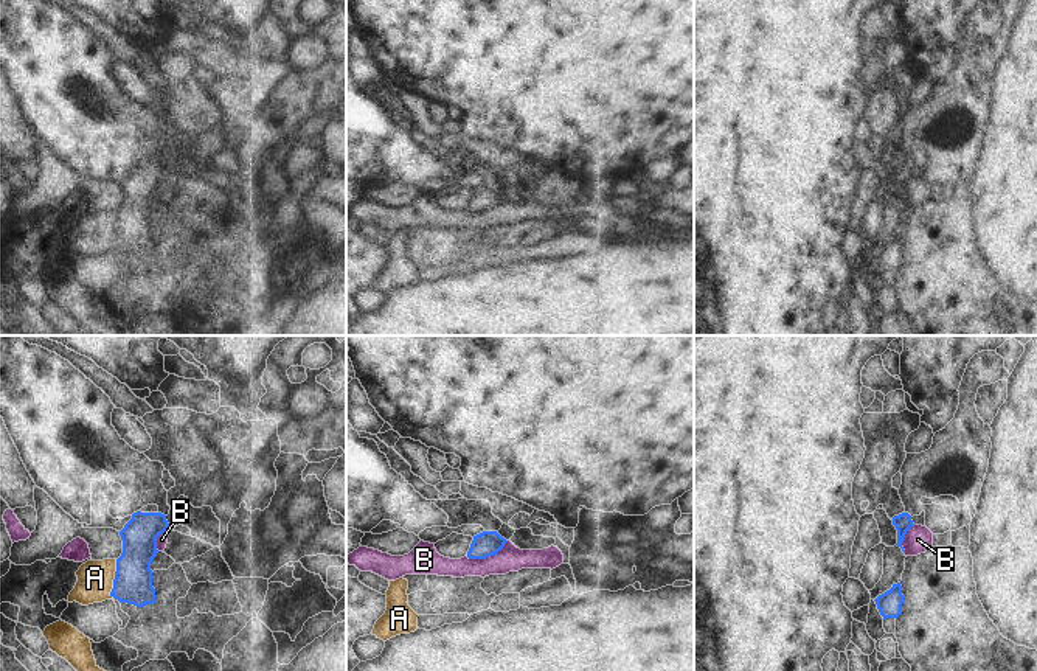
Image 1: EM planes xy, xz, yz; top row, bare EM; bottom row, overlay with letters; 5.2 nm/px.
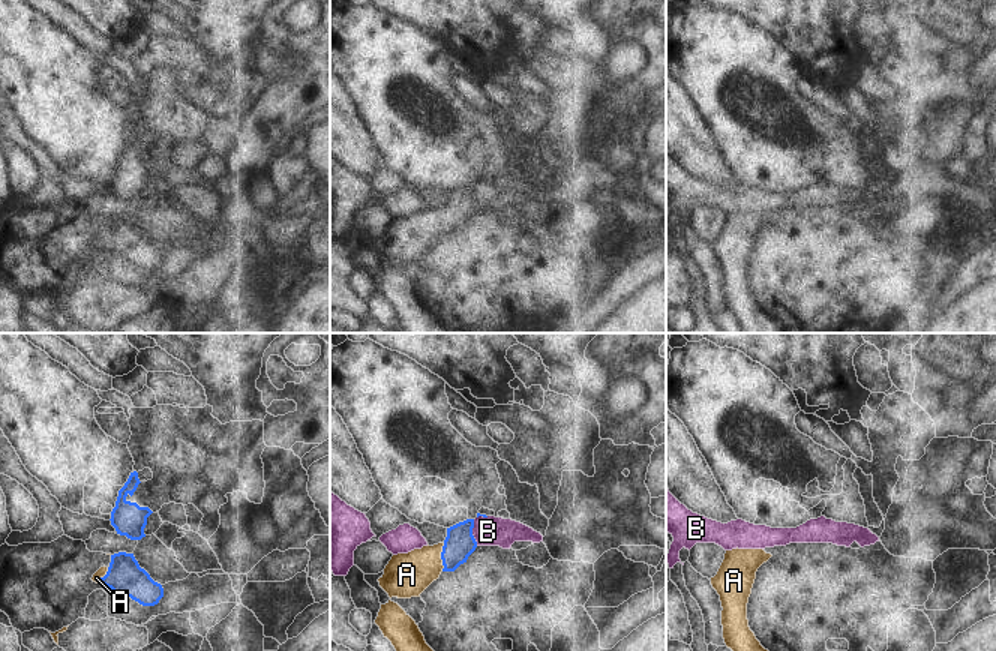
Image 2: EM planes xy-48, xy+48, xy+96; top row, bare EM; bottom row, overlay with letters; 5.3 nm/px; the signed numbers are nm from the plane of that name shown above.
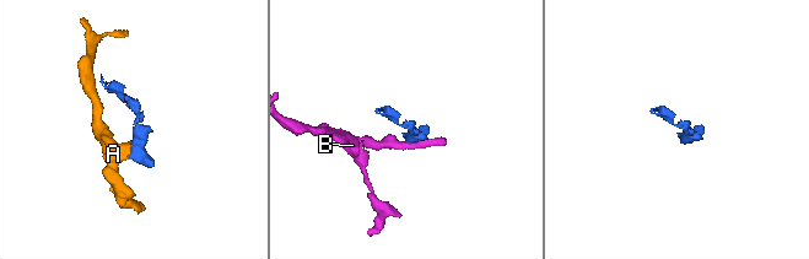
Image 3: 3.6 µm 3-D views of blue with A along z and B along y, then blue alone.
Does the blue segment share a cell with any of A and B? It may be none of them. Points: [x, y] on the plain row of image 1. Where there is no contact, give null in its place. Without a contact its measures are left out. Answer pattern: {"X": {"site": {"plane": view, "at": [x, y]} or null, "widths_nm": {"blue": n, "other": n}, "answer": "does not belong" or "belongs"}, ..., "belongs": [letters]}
{"A": {"site": {"plane": "xy", "at": [114, 232]}, "widths_nm": {"blue": 200, "other": 190}, "answer": "belongs"}, "B": {"site": {"plane": "xz", "at": [486, 208]}, "widths_nm": {"blue": 130, "other": 140}, "answer": "does not belong"}, "belongs": ["A"]}

